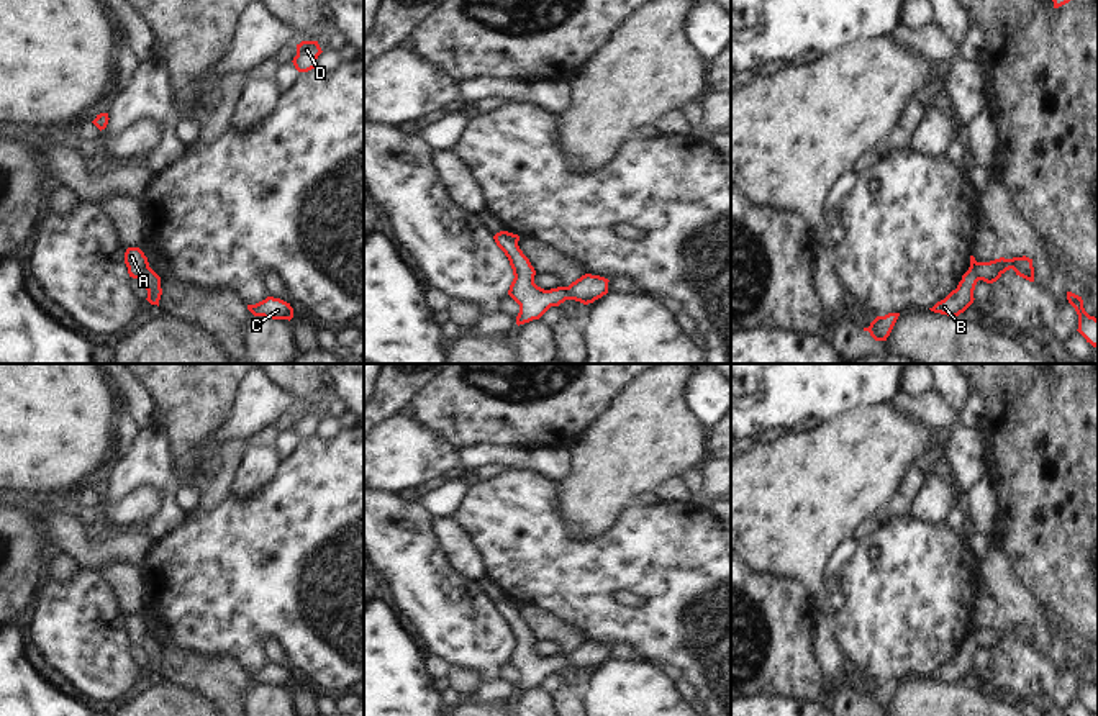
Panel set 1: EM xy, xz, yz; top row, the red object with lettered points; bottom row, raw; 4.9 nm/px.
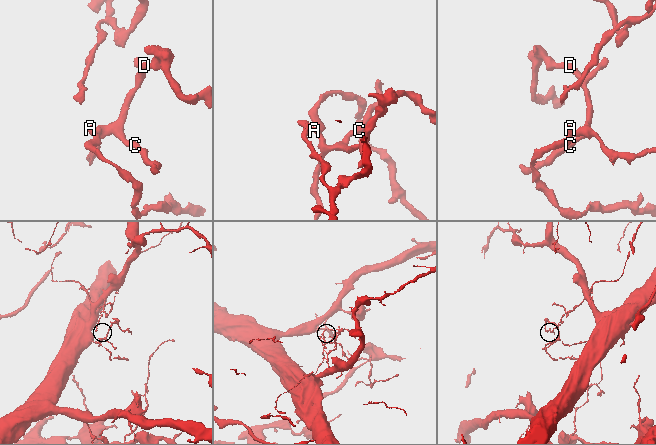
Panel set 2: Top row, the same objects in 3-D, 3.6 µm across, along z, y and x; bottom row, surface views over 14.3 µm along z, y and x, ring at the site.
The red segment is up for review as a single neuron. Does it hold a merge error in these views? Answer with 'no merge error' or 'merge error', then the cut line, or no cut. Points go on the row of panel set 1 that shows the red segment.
merge error | yz (970, 266), (979, 279)

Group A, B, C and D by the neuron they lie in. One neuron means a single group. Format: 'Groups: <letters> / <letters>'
Groups: A C D / B.

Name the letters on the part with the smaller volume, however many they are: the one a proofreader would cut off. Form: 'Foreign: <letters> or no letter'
Foreign: B

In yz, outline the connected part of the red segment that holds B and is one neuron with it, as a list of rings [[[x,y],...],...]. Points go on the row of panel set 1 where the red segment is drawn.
[[[969,267],[969,270],[962,275],[962,280],[959,282],[957,288],[929,310],[947,316],[959,316],[973,303],[973,290],[977,282],[978,277],[973,267]]]

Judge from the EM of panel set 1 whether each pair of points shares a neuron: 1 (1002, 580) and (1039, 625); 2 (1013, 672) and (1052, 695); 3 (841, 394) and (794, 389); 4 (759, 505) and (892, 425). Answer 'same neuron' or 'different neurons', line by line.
1: same neuron
2: same neuron
3: same neuron
4: same neuron

